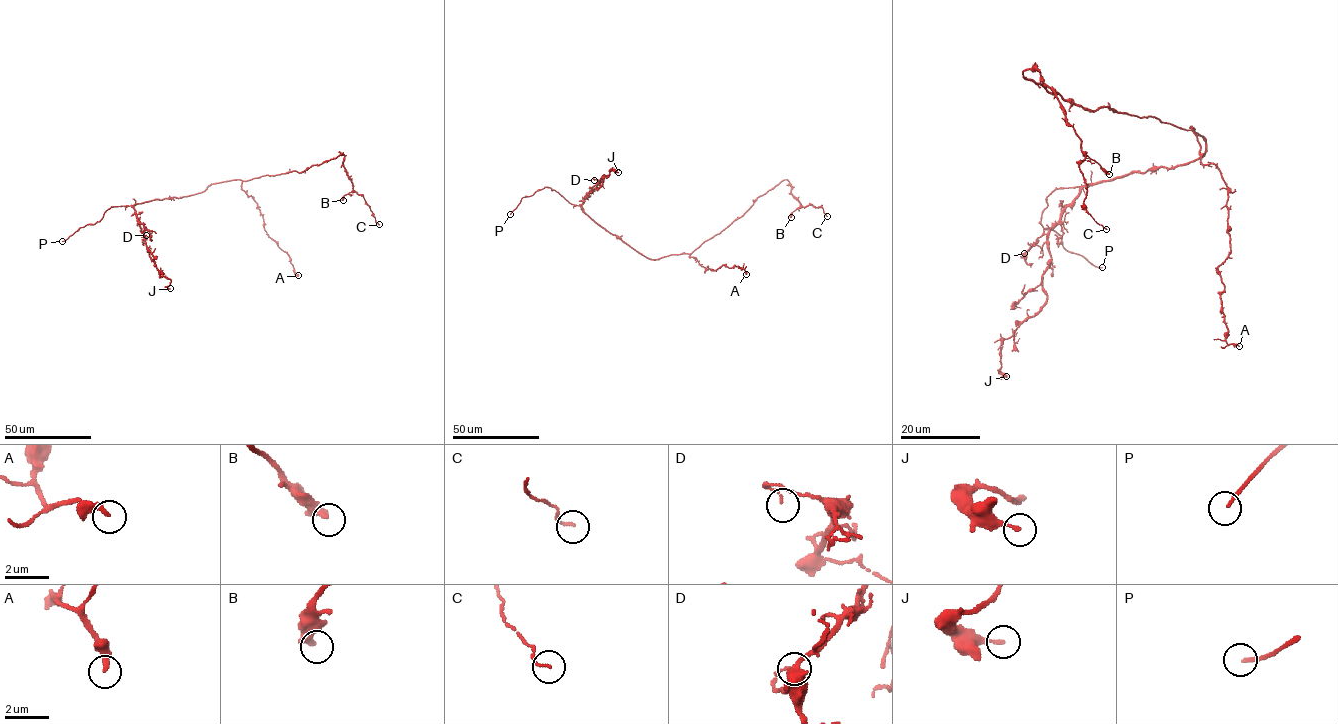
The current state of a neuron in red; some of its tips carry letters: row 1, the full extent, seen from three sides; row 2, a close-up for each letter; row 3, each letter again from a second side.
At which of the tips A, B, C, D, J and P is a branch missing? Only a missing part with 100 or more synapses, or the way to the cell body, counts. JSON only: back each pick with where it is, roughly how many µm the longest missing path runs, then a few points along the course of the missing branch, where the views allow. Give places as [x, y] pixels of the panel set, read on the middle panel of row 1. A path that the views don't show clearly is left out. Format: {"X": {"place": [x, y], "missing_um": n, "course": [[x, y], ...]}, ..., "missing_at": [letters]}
{"P": {"place": [510, 214], "missing_um": 2}, "missing_at": ["P"]}

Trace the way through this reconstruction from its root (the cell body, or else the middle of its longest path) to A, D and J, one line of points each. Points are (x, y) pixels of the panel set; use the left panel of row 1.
A: (231, 180), (242, 181), (241, 189), (257, 203), (266, 234), (288, 255), (294, 273), (298, 275)
D: (231, 180), (212, 183), (194, 194), (135, 204), (133, 208), (137, 220), (150, 233), (146, 235)
J: (231, 180), (212, 183), (194, 194), (133, 206), (144, 226), (149, 256), (170, 280), (166, 287), (170, 288)

